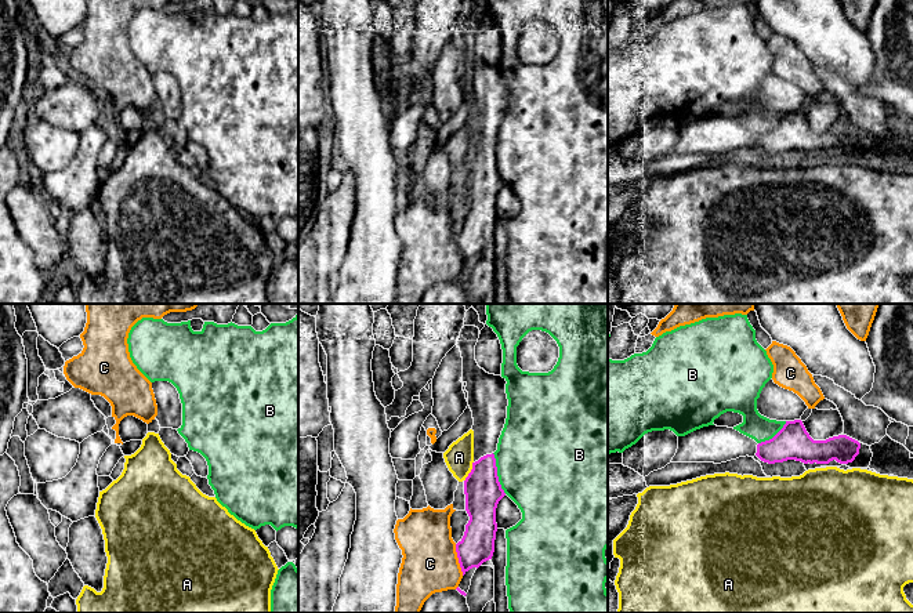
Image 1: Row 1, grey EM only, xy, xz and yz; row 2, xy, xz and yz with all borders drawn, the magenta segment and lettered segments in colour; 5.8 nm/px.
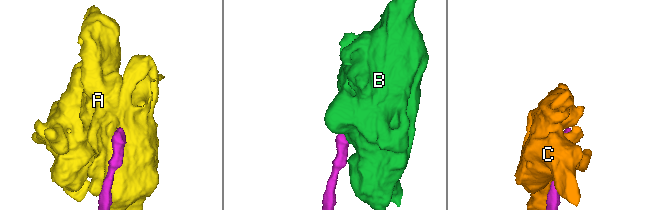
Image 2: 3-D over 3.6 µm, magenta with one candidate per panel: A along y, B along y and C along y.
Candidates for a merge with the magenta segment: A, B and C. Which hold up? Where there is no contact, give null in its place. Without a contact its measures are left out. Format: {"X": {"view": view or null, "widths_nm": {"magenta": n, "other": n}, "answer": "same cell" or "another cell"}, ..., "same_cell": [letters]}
{"A": {"view": "xz", "widths_nm": {"magenta": 220, "other": 170}, "answer": "another cell"}, "B": {"view": "xz", "widths_nm": {"magenta": 220, "other": 480}, "answer": "another cell"}, "C": {"view": "xz", "widths_nm": {"magenta": 200, "other": 320}, "answer": "another cell"}, "same_cell": []}

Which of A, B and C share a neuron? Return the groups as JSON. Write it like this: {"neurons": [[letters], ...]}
{"neurons": [["A"], ["B"], ["C"]]}

